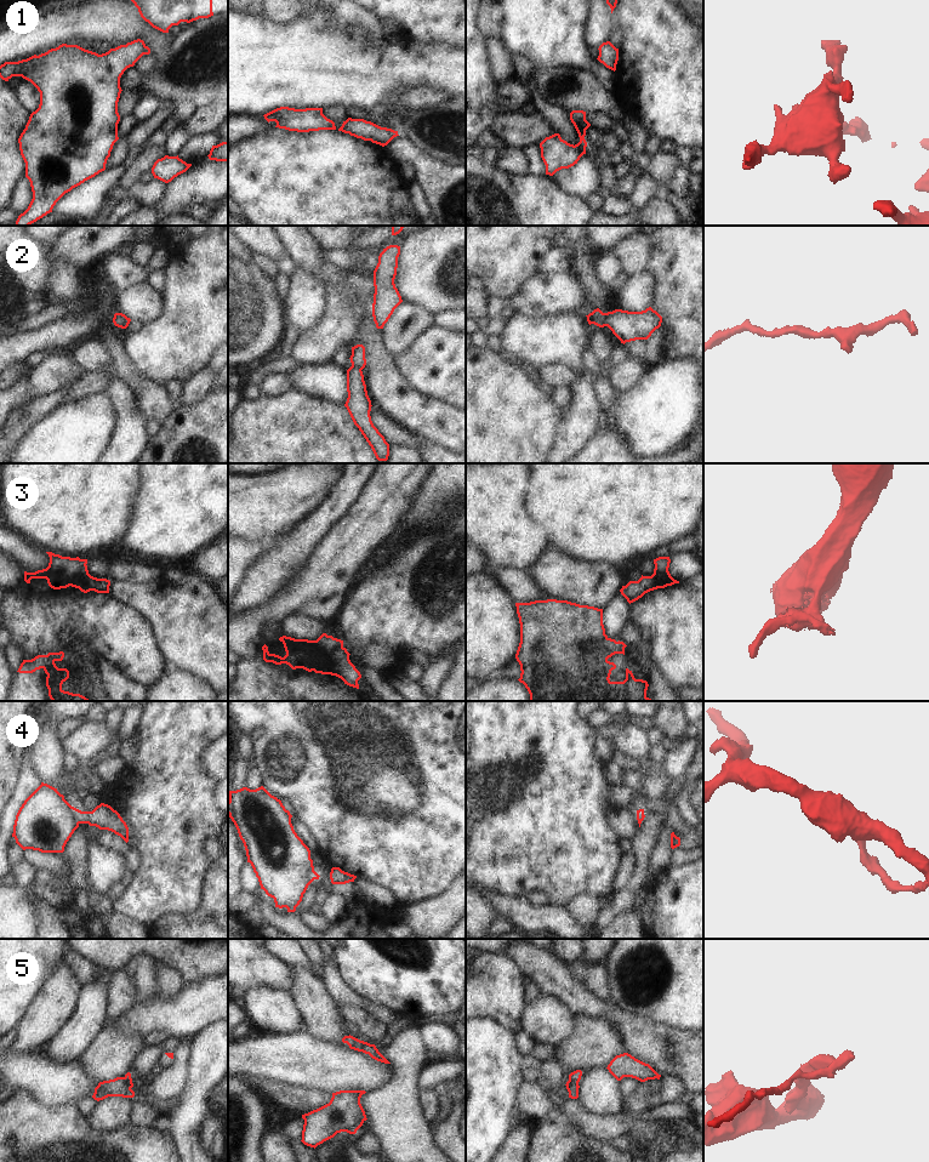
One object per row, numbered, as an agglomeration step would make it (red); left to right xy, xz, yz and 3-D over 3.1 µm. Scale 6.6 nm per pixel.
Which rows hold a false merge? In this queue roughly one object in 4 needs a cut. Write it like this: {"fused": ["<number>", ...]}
{"fused": ["3", "4", "5"]}

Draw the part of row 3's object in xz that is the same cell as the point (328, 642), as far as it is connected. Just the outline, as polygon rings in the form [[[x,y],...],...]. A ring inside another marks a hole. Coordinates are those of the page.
[[[323,633],[317,639],[317,643],[326,650],[340,649],[343,646],[343,640],[334,638],[332,636],[327,636],[326,633]]]

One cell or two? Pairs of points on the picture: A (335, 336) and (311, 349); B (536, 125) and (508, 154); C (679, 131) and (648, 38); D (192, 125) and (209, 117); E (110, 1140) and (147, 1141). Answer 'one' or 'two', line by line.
A: one
B: two
C: one
D: one
E: one

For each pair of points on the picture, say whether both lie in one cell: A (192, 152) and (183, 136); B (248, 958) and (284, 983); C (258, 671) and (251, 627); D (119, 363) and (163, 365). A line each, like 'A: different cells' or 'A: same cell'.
A: different cells
B: same cell
C: different cells
D: different cells

